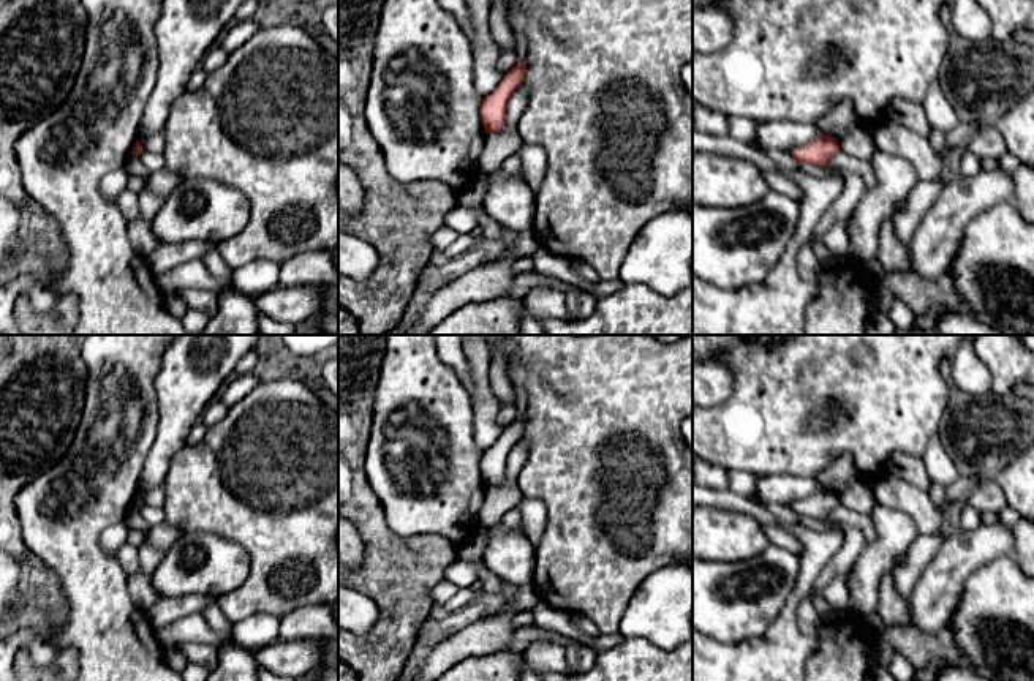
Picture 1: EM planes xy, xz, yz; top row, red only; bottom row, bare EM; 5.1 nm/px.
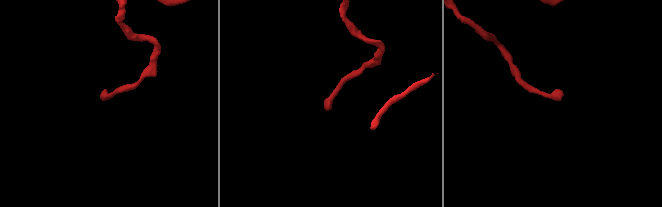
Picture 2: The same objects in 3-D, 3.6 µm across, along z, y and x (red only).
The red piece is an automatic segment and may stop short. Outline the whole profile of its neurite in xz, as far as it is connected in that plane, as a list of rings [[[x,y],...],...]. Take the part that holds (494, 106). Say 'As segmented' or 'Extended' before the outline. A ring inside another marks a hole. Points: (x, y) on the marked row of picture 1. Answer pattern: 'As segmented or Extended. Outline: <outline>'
As segmented. Outline: [[[523,60],[511,68],[500,85],[482,100],[481,122],[487,134],[498,133],[503,128],[509,98],[523,84],[525,73],[526,62]]]

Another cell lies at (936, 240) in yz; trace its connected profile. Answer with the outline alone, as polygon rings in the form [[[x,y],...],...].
[[[982,169],[974,177],[957,177],[944,185],[922,216],[912,239],[908,242],[911,258],[911,273],[926,280],[934,280],[949,272],[955,254],[958,253],[966,224],[980,212],[988,210],[996,202],[1015,199],[1013,177],[1010,172],[999,169]]]

